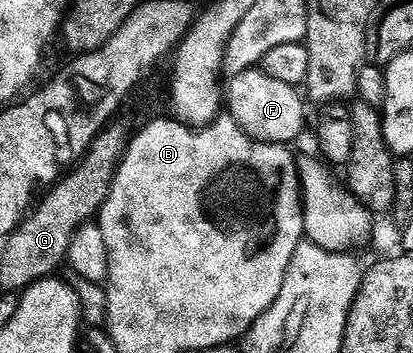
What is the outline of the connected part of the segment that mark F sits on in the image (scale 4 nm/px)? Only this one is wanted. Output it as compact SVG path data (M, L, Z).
M258 67L230 77L229 83L225 88L226 107L227 104L231 107L228 108L230 115L250 136L288 145L302 134L307 112L303 109L304 97L296 85L278 81Z

